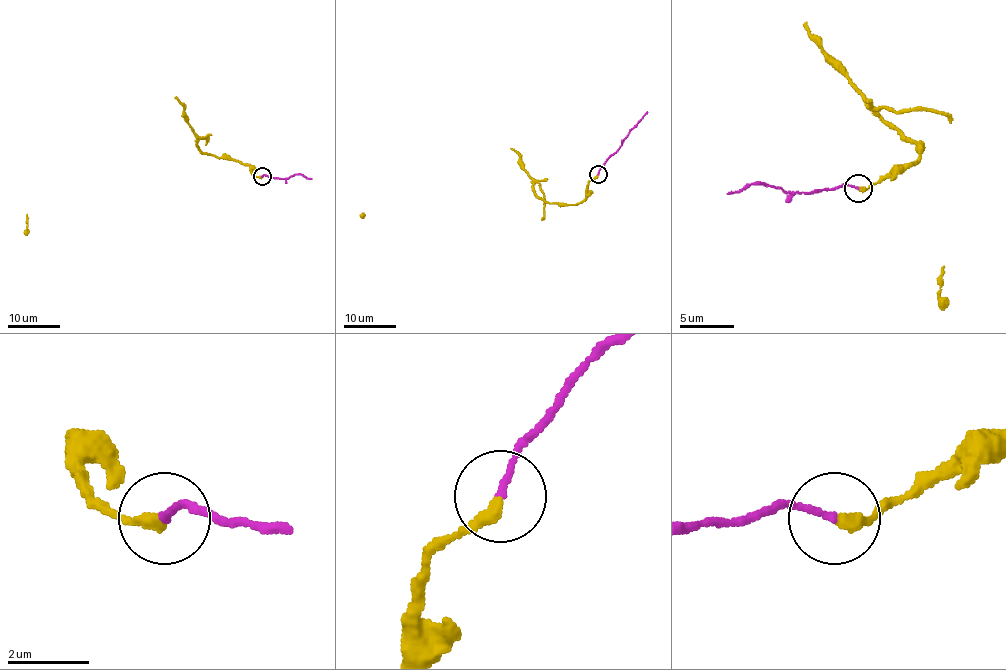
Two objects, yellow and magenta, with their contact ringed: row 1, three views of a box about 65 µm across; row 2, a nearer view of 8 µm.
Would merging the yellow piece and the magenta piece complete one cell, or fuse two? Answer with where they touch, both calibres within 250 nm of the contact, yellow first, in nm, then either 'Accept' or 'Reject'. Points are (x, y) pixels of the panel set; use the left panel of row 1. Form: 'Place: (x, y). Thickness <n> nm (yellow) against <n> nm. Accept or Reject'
Place: (262, 176). Thickness 320 nm (yellow) against 150 nm. Accept

